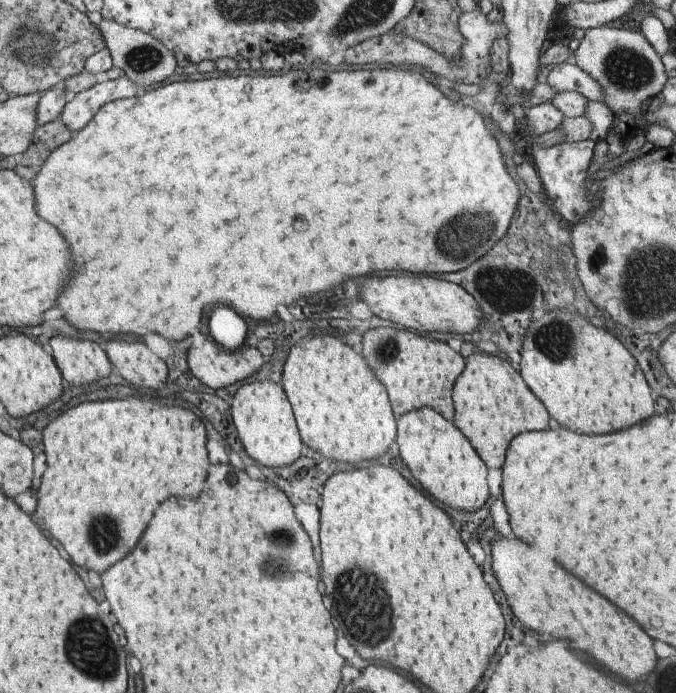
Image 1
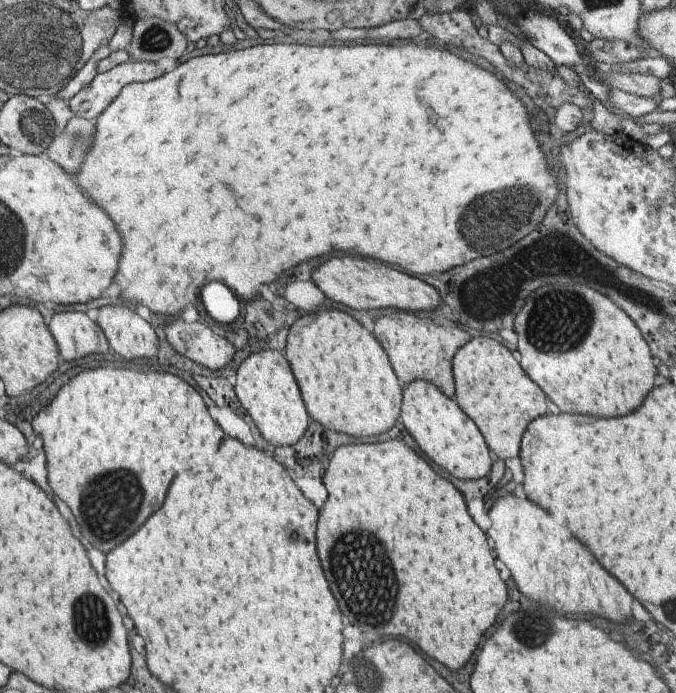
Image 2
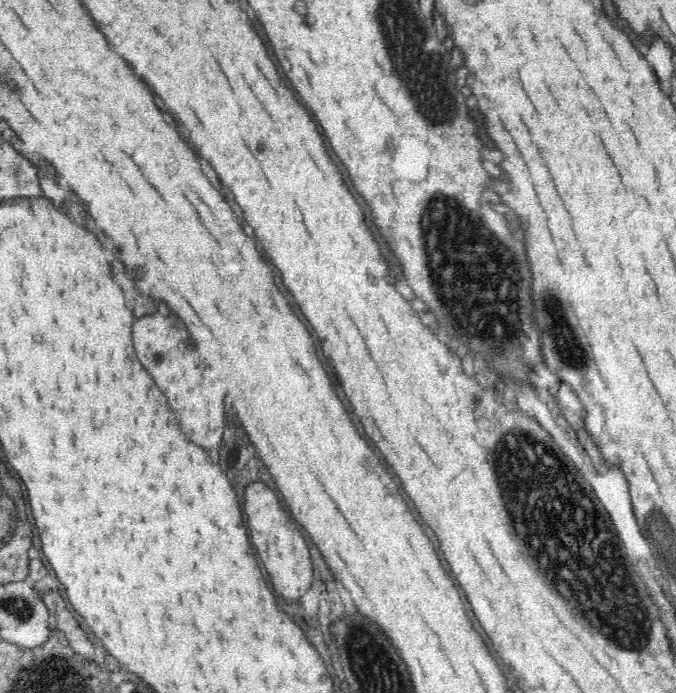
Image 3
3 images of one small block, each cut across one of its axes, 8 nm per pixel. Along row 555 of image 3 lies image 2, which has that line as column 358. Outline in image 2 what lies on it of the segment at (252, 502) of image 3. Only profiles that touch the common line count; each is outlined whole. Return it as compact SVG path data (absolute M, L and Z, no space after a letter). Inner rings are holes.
M346 256L330 258L312 274L314 284L324 292L328 301L340 302L354 310L373 310L374 308L396 308L397 311L436 311L440 304L440 296L433 286L408 276L406 272L398 272L386 263L368 260L365 257Z

